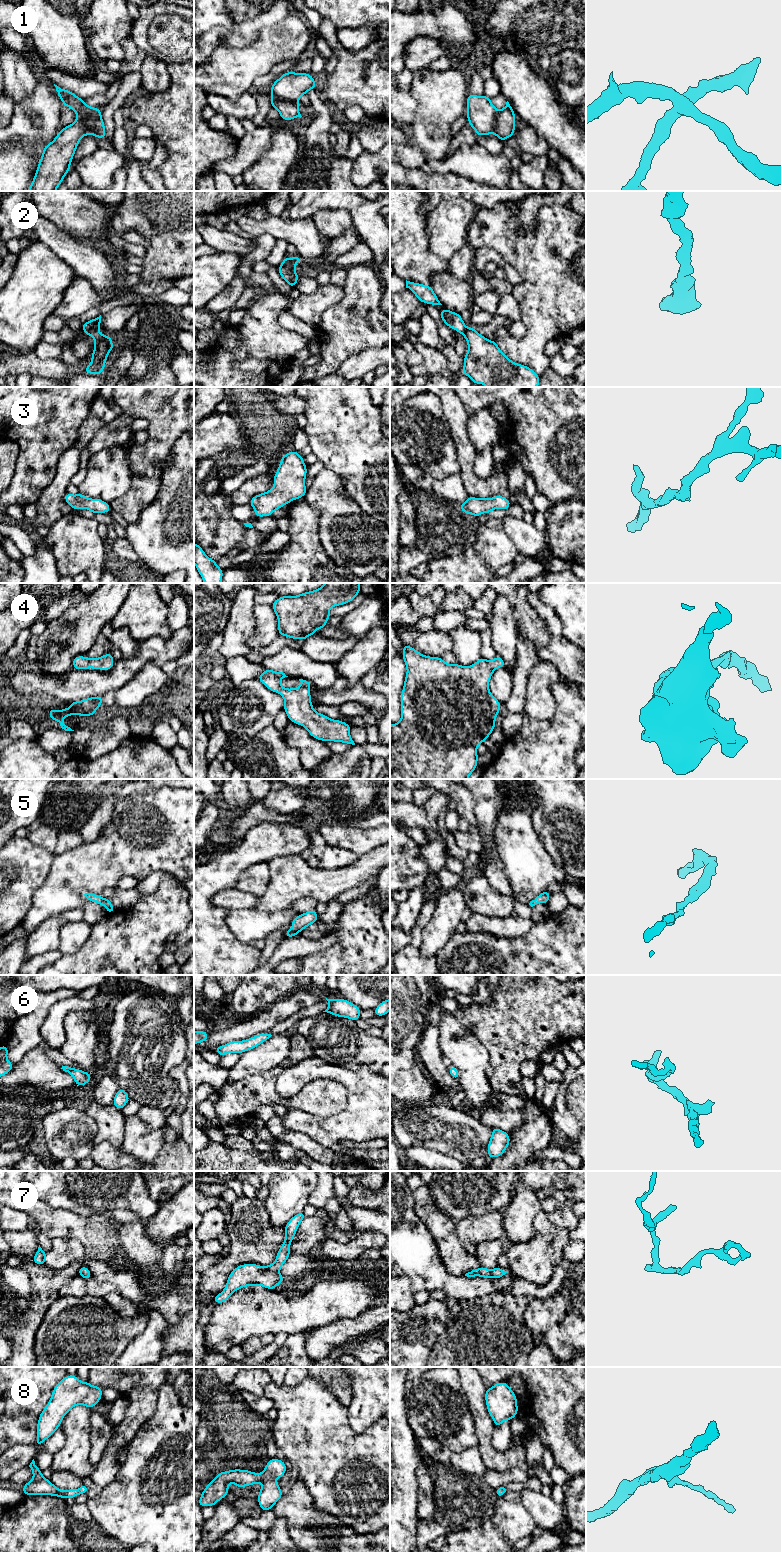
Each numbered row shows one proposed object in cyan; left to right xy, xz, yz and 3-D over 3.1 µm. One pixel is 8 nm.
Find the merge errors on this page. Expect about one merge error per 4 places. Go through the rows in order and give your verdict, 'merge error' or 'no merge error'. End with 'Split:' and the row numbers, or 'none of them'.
1: merge error
2: no merge error
3: no merge error
4: no merge error
5: no merge error
6: no merge error
7: no merge error
8: no merge error
Split: 1

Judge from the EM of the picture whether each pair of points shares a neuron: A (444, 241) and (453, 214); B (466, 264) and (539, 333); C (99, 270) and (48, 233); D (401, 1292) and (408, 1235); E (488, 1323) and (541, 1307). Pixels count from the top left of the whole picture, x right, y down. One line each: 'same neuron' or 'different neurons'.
A: same neuron
B: different neurons
C: same neuron
D: different neurons
E: different neurons

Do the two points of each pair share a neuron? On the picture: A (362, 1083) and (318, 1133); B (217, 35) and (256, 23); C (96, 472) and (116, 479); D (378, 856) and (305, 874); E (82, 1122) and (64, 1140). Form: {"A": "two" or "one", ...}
{"A": "one", "B": "one", "C": "one", "D": "one", "E": "one"}

